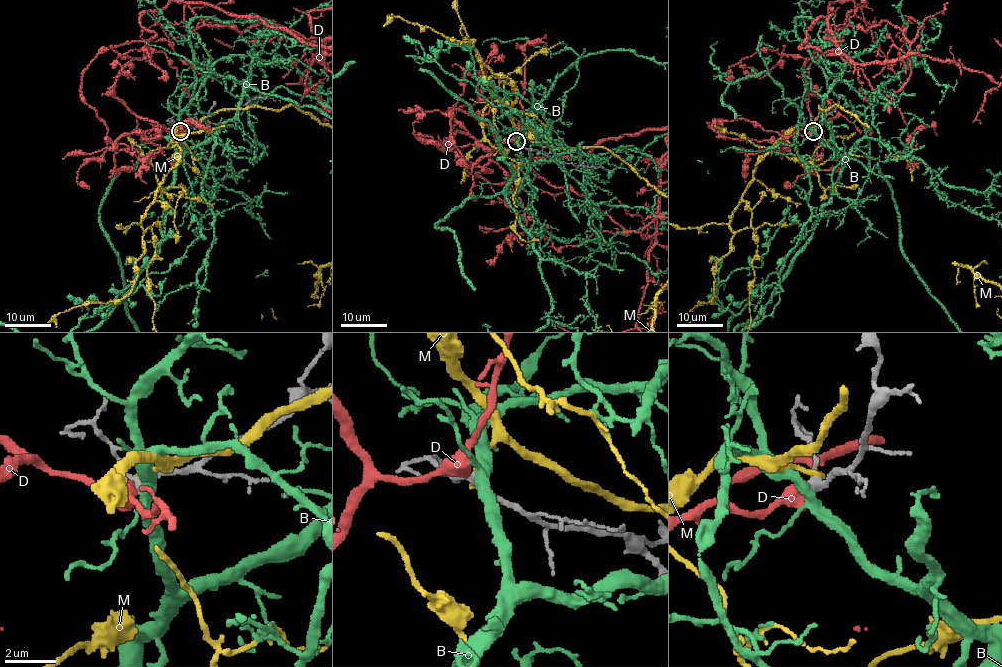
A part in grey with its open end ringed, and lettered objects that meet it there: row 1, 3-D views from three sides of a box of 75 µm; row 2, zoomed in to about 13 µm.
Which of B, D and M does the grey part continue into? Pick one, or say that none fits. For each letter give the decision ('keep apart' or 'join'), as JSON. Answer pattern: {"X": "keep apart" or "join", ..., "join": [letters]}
{"B": "keep apart", "D": "keep apart", "M": "keep apart", "join": []}

